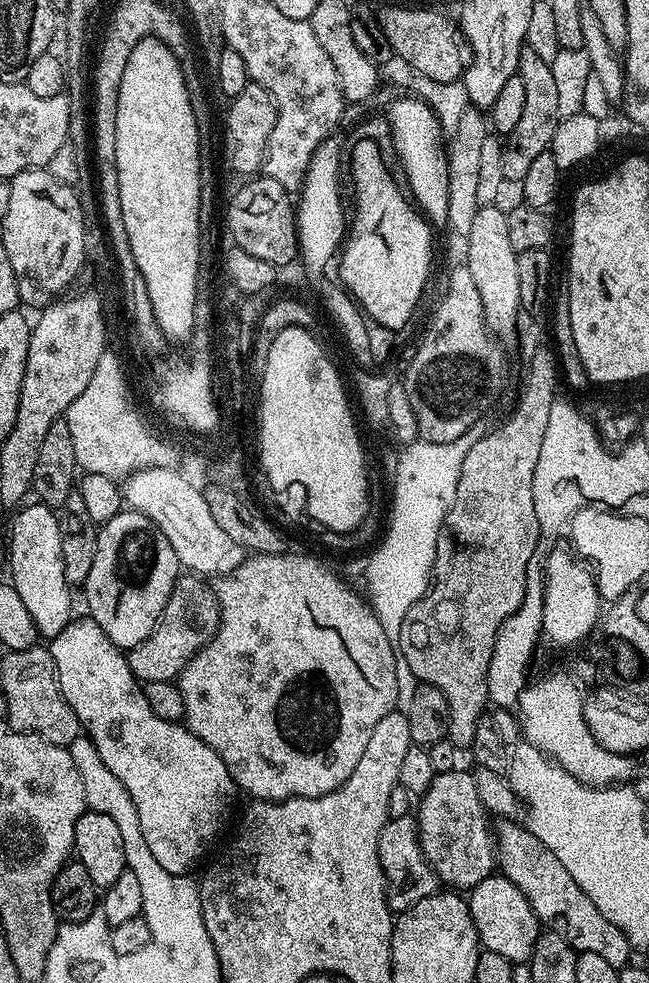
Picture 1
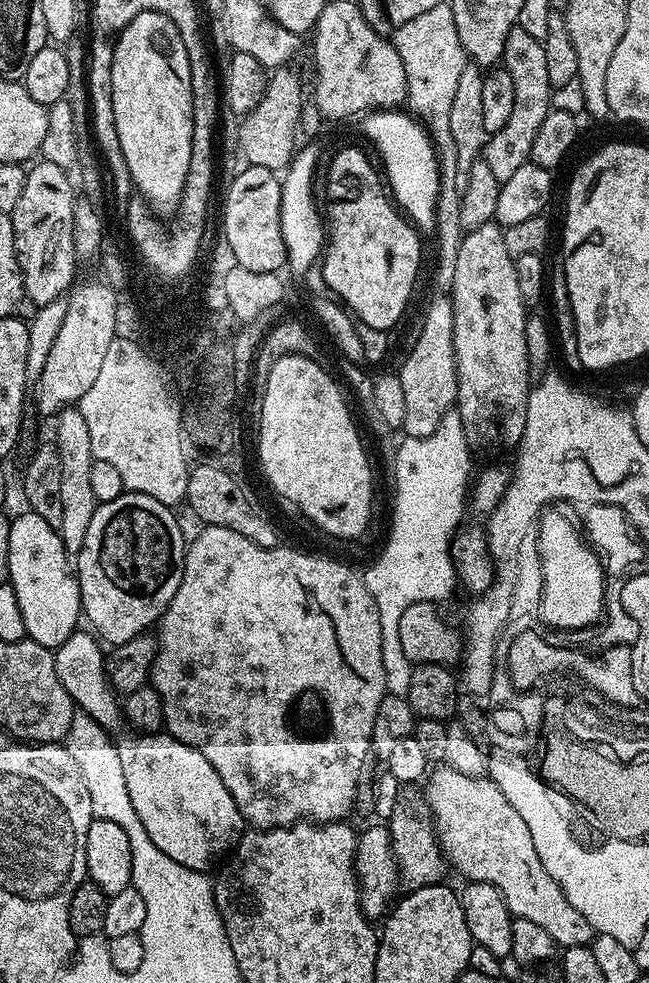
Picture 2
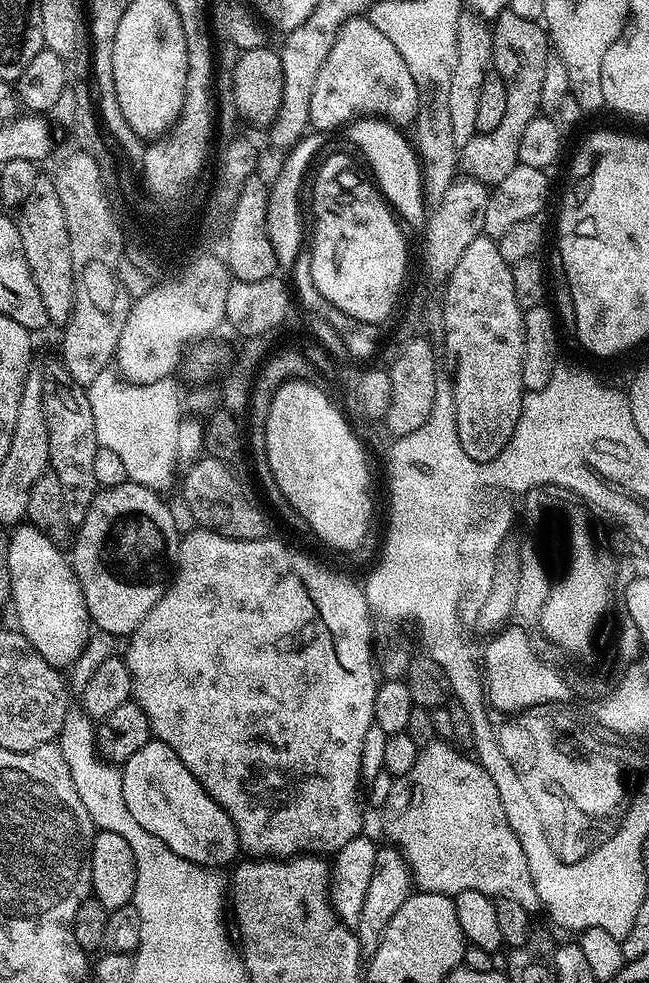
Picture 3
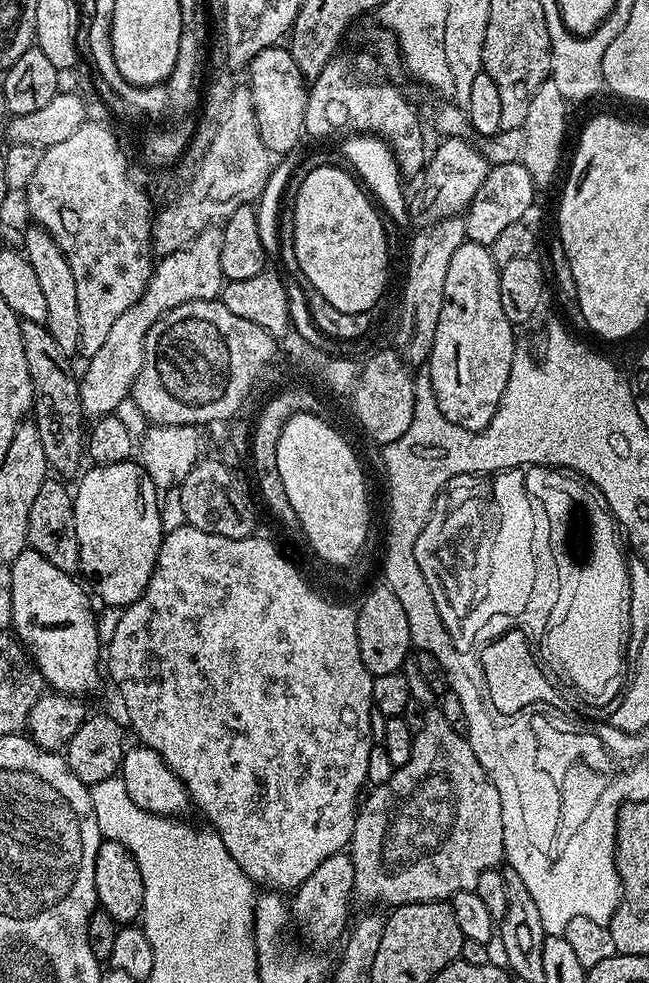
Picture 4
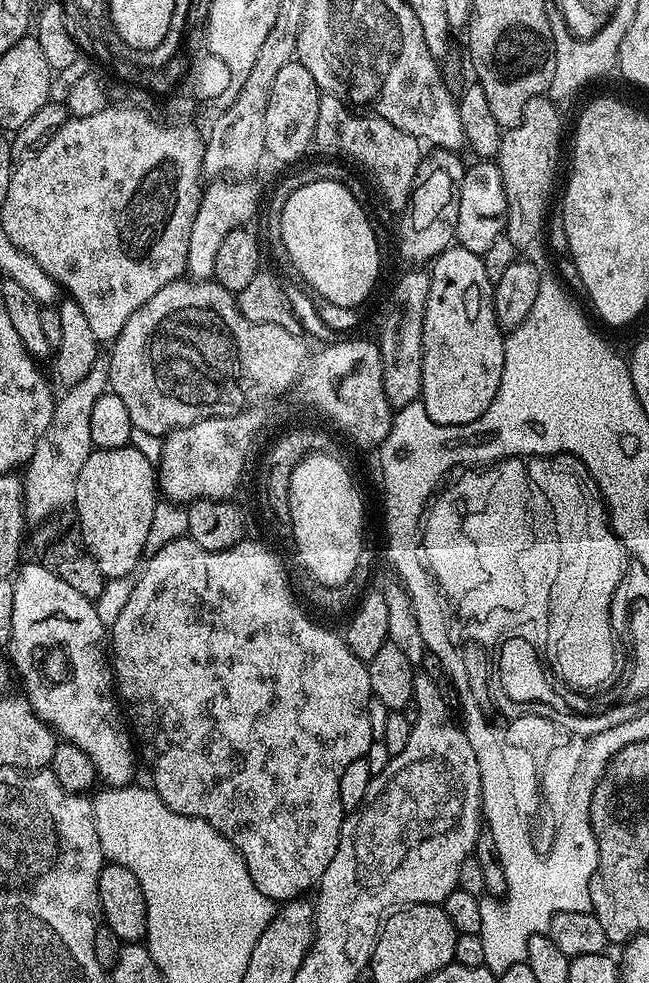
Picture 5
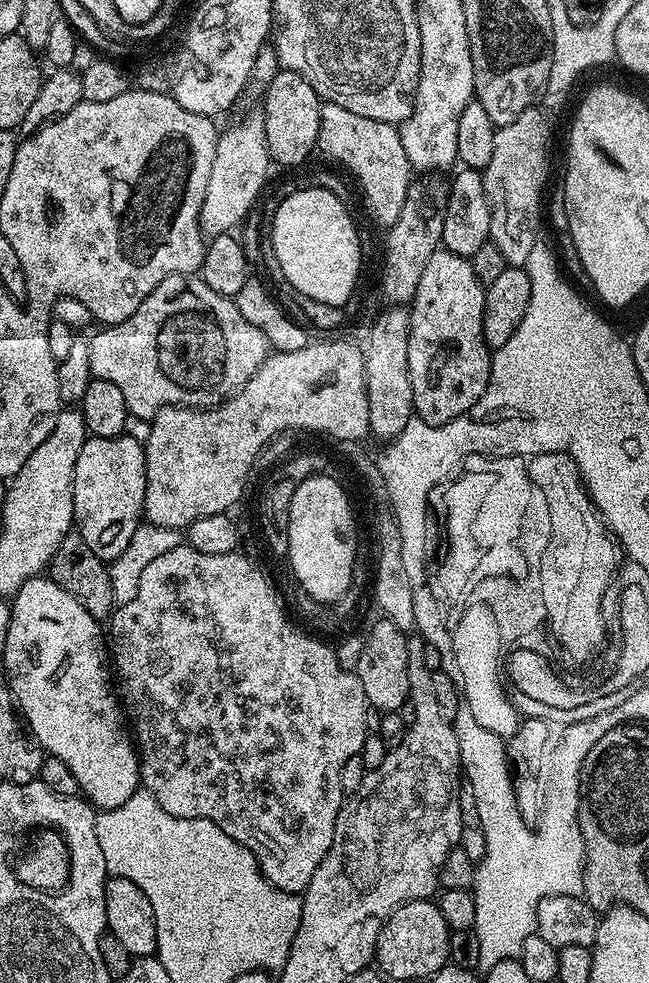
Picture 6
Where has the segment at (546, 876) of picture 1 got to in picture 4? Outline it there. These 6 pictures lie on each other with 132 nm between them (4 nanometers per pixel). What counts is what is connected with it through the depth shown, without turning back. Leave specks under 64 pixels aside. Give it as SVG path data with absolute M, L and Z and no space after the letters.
M432 710L425 715L424 724L412 737L414 750L410 750L410 762L399 765L393 771L390 782L377 784L371 789L368 801L359 805L352 831L350 855L354 862L354 884L352 891L355 899L365 900L368 906L380 906L376 904L388 904L387 906L399 906L402 904L425 904L427 900L447 901L455 892L471 892L475 889L478 878L486 870L500 868L504 860L504 835L502 834L502 814L506 806L498 798L498 790L492 780L482 770L478 758L474 758L474 750L470 746L467 735L464 732L456 732L450 722L438 710Z

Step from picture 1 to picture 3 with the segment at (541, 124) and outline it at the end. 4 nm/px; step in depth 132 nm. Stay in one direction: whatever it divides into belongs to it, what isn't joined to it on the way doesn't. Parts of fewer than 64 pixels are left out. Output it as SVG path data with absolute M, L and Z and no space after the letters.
M507 10L495 17L492 30L492 68L504 79L506 114L494 130L481 132L462 146L459 171L467 179L494 186L510 174L518 163L518 146L526 126L541 115L542 77L550 55L550 41L543 23L522 18Z

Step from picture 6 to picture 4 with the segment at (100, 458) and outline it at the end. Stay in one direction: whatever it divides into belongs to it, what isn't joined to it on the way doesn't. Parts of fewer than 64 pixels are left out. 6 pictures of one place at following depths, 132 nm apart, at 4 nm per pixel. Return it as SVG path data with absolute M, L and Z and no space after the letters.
M135 459L113 464L97 464L89 469L88 473L85 471L79 477L80 485L74 488L72 498L74 526L80 551L80 572L88 579L87 587L100 595L101 605L123 610L146 590L150 574L156 565L158 550L164 541L165 531L160 517L158 489L147 476L143 466Z

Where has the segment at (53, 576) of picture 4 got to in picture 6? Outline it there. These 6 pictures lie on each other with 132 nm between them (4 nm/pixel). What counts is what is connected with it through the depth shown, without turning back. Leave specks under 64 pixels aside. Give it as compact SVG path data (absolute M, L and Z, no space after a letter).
M44 574L27 580L16 591L11 606L10 634L6 634L6 650L2 653L2 660L8 671L8 690L12 693L15 707L31 739L47 755L62 758L62 762L70 766L70 774L78 778L83 799L93 809L122 806L122 802L126 802L126 798L133 796L141 787L140 757L137 745L126 727L121 701L114 691L110 652L106 647L105 633L104 636L100 633L101 625L73 596L66 594L62 586Z

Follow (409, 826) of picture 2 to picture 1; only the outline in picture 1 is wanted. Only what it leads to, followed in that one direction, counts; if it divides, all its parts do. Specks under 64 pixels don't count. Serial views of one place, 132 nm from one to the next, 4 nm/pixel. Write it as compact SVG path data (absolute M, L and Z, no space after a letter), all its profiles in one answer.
M454 767L448 773L437 773L434 782L430 782L430 790L419 797L414 815L416 831L420 833L420 849L435 870L441 885L452 890L470 890L478 886L482 878L493 875L498 864L494 828L491 823L488 825L490 815L478 798L478 789L471 771L461 772L459 767Z

